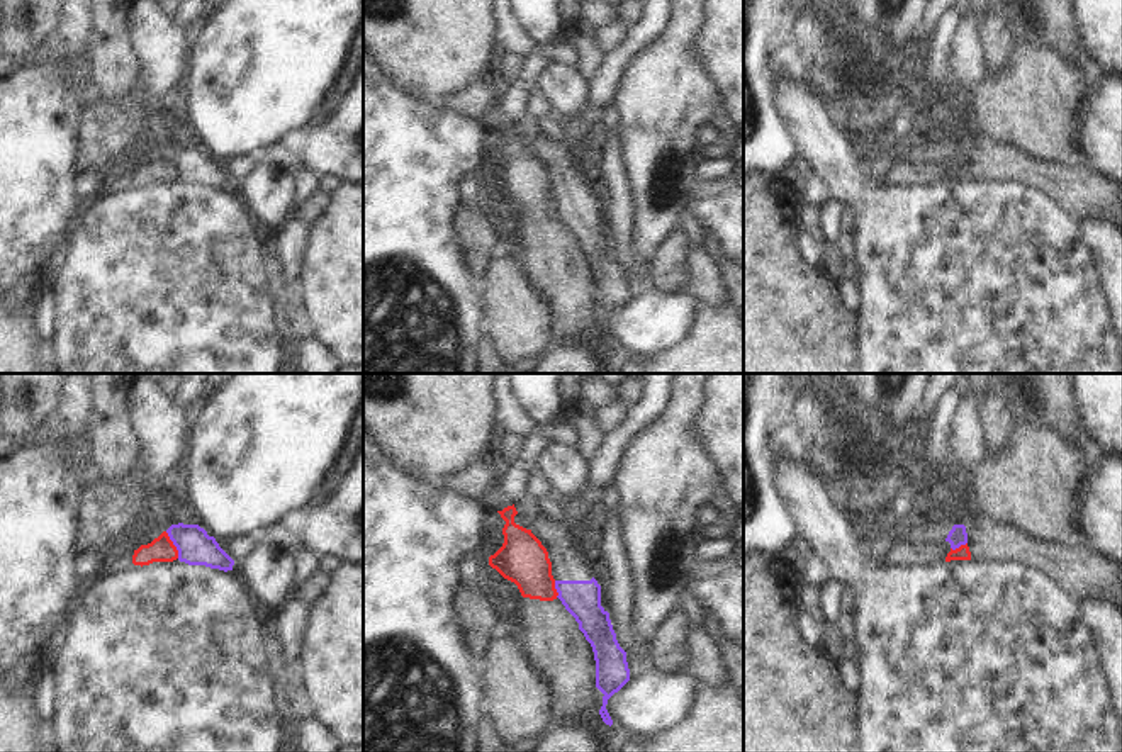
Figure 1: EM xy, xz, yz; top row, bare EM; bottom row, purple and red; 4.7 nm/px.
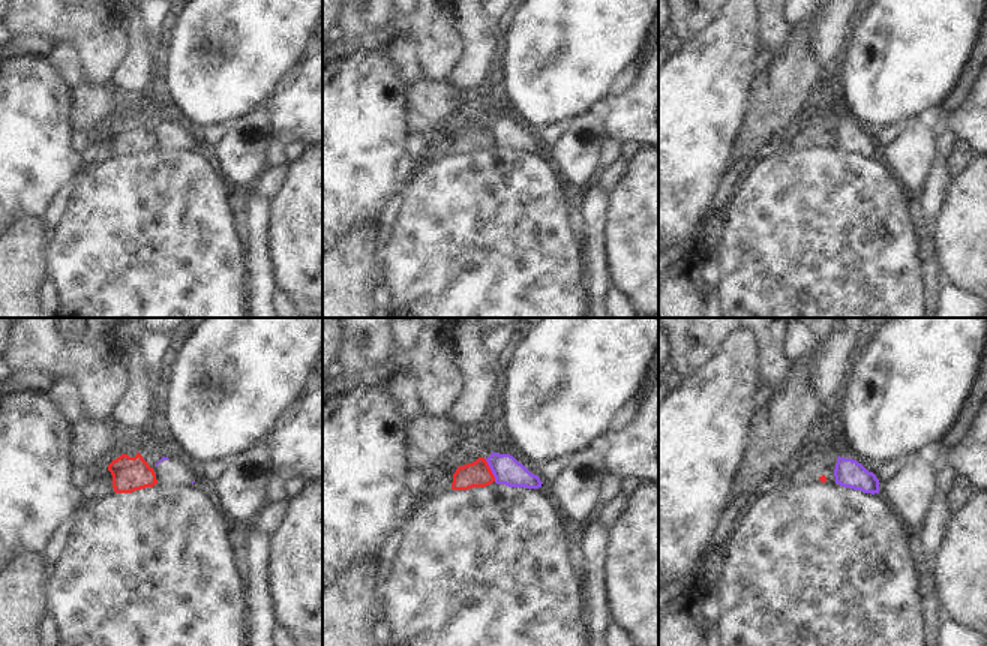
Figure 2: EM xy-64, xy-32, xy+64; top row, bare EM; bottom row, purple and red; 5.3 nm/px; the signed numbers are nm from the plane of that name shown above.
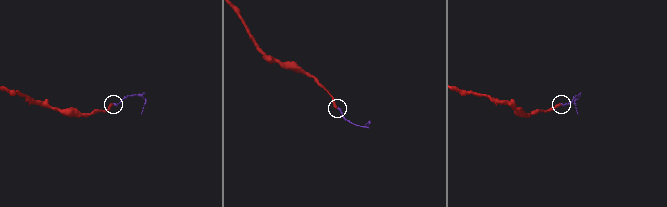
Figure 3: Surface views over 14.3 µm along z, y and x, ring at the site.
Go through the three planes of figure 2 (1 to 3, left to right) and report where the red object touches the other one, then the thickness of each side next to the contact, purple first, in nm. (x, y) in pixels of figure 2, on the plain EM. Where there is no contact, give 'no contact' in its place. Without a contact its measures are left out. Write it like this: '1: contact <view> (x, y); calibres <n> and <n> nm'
1: no contact
2: contact xy-32 (491, 134); calibres 150 and 140 nm
3: no contact

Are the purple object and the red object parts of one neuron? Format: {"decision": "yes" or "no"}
{"decision": "no"}

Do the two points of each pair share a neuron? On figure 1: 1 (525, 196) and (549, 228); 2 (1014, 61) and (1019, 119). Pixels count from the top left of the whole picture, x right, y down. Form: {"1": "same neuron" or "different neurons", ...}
{"1": "same neuron", "2": "same neuron"}

